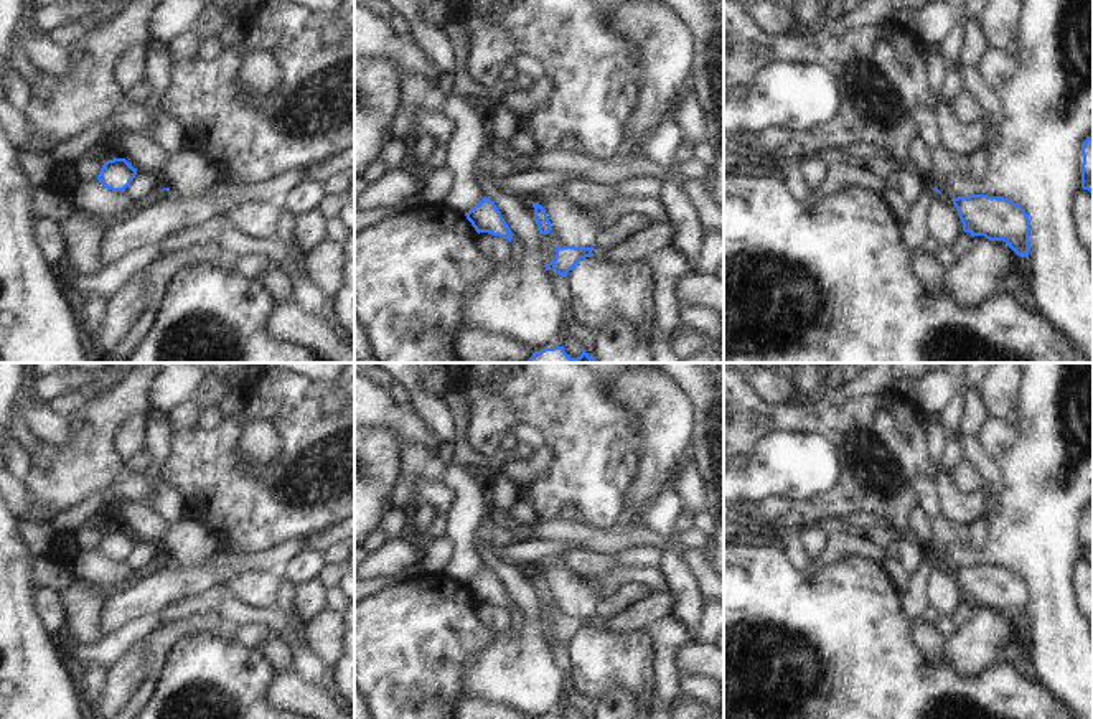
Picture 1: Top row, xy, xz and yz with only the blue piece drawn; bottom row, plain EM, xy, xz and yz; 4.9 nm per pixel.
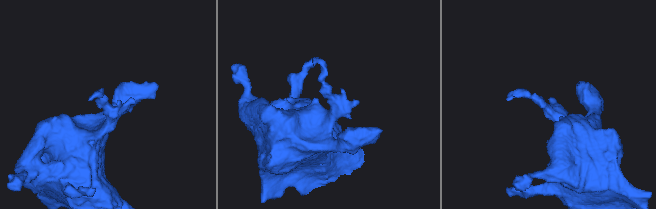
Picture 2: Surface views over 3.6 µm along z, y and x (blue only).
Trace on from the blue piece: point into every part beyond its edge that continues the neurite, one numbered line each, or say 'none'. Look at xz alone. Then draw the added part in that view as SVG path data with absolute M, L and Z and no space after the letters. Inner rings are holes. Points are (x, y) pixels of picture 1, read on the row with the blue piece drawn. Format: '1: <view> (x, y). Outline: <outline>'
none

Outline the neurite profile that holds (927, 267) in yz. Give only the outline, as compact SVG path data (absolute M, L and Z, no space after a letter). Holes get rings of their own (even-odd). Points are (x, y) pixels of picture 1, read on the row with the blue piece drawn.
M915 249L912 254L913 272L923 287L935 297L943 287L945 269L938 262L936 256Z

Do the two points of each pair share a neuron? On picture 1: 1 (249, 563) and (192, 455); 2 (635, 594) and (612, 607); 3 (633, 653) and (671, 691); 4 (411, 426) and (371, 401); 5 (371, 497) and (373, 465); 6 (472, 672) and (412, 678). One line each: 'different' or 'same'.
1: different
2: same
3: different
4: same
5: same
6: different

